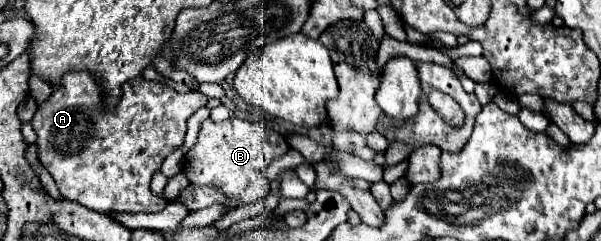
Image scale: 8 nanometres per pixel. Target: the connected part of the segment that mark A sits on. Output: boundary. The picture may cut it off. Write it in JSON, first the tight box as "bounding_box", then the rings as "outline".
{"bounding_box":[31,71,207,213],"outline":[[[69,71],[57,83],[49,83],[53,93],[47,101],[37,105],[31,125],[37,133],[37,151],[43,167],[53,175],[61,195],[69,201],[77,201],[93,211],[125,211],[125,213],[157,213],[167,201],[157,197],[149,183],[153,171],[157,171],[163,159],[183,143],[187,131],[187,119],[203,105],[207,95],[201,91],[179,93],[163,81],[145,81],[143,77],[123,83],[123,95],[119,103],[107,109],[103,87],[89,71]]]}

